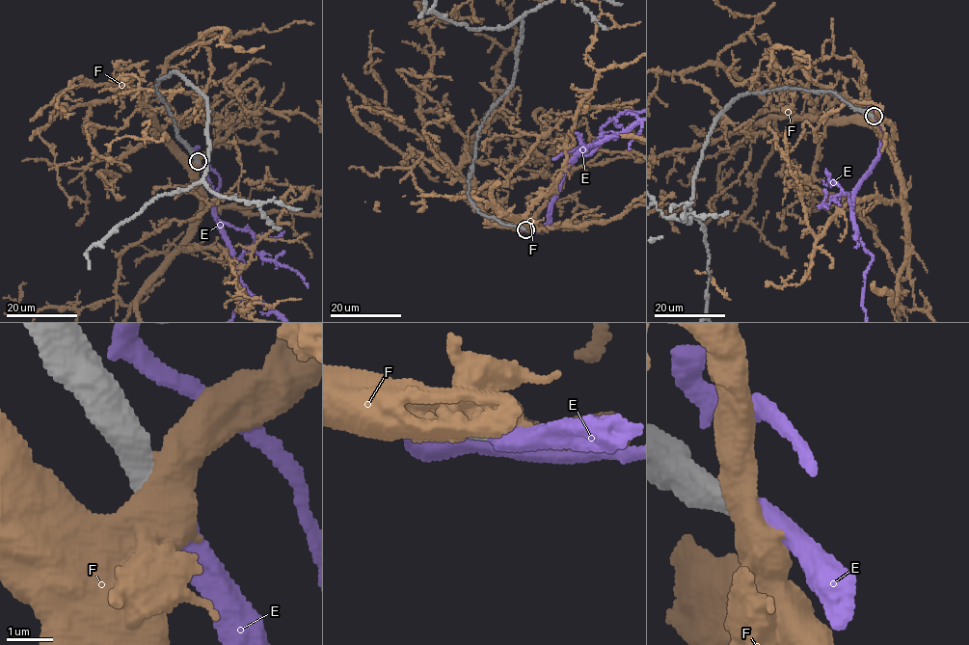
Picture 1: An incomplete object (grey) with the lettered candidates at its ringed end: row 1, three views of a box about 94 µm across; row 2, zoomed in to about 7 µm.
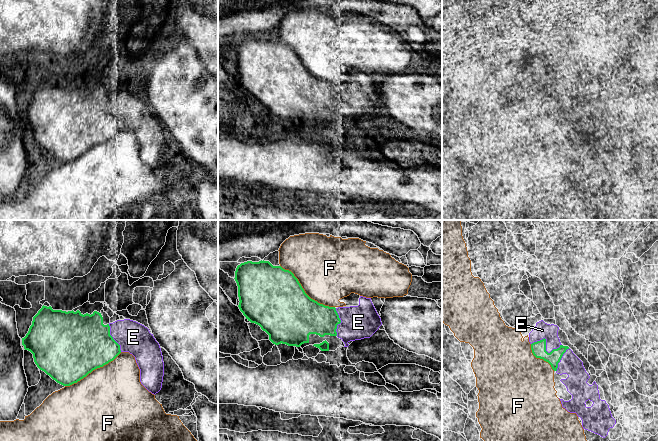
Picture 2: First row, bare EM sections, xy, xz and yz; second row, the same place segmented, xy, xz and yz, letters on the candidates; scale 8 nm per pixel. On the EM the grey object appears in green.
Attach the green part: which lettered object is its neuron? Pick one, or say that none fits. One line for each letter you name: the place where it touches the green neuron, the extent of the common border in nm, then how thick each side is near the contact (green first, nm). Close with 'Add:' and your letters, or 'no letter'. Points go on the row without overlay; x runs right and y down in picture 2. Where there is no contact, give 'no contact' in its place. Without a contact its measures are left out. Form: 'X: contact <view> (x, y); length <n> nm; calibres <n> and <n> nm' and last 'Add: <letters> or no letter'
E: contact yz (545, 121); length 240 nm; calibres 120 and 130 nm
Add: E

